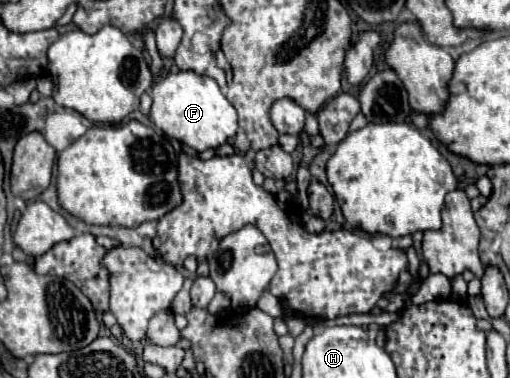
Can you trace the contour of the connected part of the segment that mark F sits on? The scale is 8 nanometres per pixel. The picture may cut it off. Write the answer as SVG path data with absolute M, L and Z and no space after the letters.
M188 70L166 74L152 86L152 110L150 120L156 128L164 130L166 136L180 140L182 144L204 152L206 148L218 148L228 142L238 130L236 110L220 92L218 84L208 76L198 76Z

